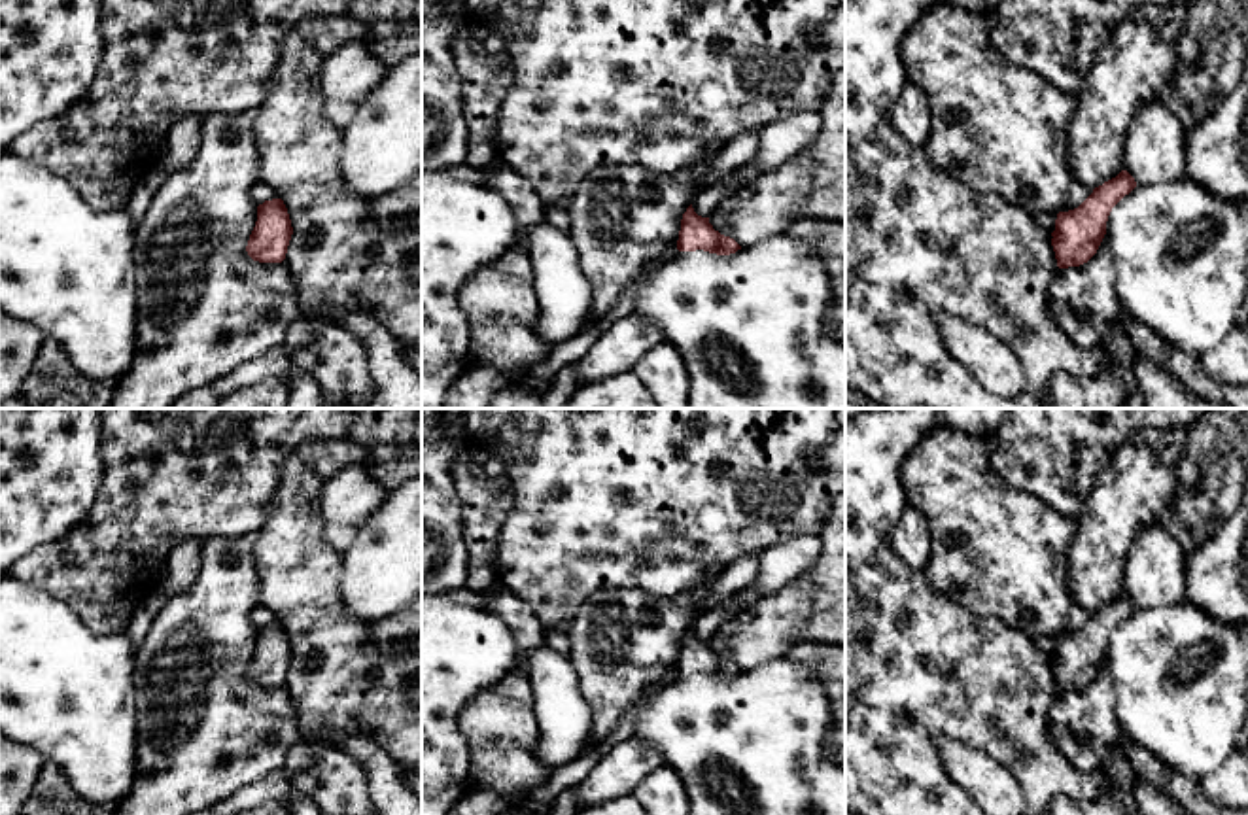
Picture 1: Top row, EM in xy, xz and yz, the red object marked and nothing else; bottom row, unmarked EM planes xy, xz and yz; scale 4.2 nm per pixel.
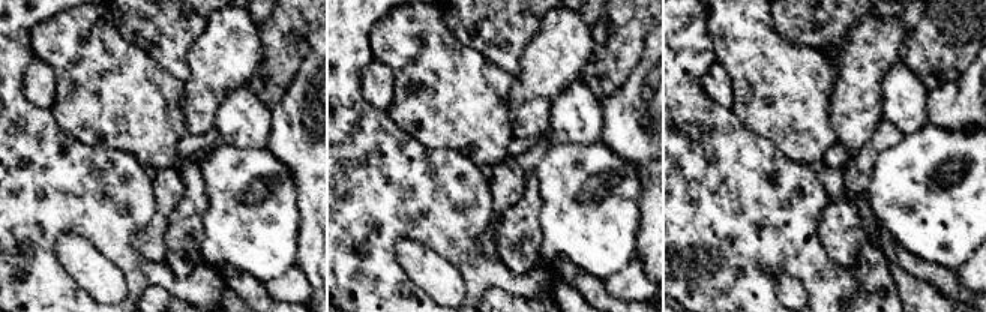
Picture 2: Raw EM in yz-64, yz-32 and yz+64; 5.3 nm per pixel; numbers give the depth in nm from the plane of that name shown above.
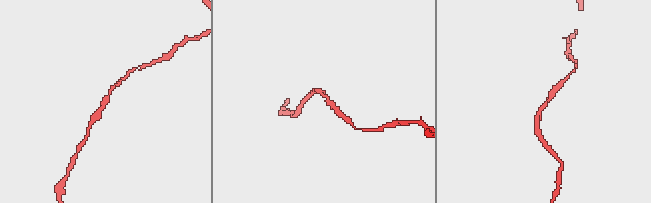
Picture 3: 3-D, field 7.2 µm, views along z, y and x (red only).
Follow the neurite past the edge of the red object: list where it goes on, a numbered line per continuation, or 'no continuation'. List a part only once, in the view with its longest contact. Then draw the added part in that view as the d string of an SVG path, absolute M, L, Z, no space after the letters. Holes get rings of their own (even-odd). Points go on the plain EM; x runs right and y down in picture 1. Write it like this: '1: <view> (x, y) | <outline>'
no continuation

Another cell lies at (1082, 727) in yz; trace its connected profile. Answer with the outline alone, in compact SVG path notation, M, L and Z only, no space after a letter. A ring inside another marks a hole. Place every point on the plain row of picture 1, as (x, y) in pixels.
M1106 658L1087 686L1068 692L1057 690L1049 703L1046 734L1049 743L1078 772L1102 770L1108 751L1119 736Z

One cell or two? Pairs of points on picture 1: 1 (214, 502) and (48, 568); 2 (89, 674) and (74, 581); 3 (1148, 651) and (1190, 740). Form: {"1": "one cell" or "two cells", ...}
{"1": "one cell", "2": "two cells", "3": "one cell"}

